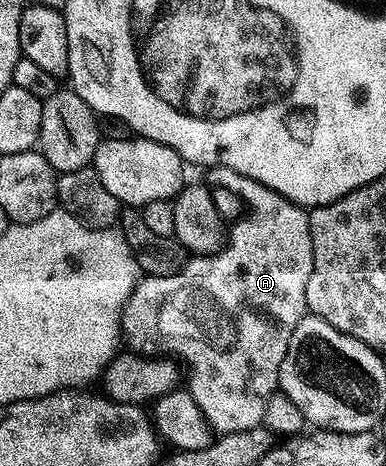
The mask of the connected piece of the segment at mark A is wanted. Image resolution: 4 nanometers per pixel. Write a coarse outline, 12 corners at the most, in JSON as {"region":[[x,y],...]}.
{"region":[[255,209],[218,254],[140,277],[121,334],[192,366],[216,435],[263,425],[308,313],[308,211]]}

